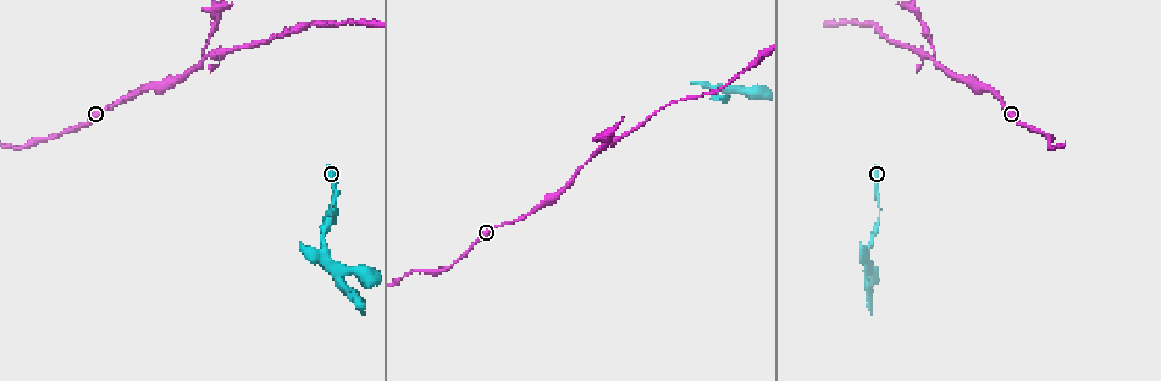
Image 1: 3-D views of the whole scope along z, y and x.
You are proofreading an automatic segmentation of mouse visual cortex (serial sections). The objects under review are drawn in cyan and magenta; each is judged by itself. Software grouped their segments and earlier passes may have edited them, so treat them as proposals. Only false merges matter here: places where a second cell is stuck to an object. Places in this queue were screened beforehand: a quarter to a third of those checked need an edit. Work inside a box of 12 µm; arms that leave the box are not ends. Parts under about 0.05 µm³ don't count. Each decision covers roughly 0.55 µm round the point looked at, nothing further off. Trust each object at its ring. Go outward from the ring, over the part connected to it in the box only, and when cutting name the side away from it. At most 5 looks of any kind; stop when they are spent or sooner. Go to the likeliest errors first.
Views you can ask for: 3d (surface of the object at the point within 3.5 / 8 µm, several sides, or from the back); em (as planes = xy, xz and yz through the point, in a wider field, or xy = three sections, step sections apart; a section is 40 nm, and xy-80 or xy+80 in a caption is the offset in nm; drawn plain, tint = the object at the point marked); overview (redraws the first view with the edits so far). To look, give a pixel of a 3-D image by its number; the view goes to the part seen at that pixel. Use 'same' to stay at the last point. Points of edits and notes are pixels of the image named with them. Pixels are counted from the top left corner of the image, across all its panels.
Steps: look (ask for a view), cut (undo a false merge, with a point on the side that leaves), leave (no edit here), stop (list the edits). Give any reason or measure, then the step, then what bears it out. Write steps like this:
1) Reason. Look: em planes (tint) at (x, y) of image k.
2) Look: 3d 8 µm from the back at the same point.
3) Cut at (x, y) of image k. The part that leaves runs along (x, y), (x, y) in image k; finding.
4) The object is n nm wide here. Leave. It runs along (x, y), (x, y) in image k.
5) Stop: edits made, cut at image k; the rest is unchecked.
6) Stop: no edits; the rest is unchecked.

Three arms meet. Look: 3d 3.5 µm from the back at (594, 153) of image 1.

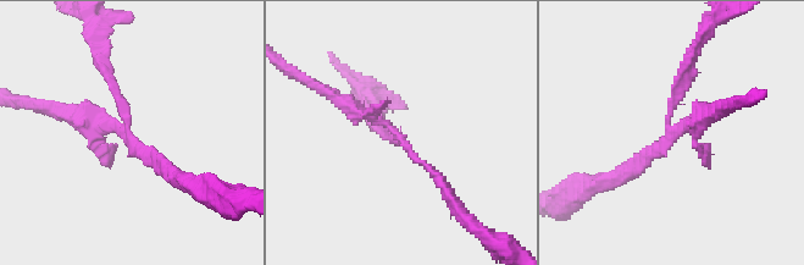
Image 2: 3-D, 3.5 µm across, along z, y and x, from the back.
Shape alone is not enough. Look: em xy step 3 (tint) at (676, 137) of image 2.

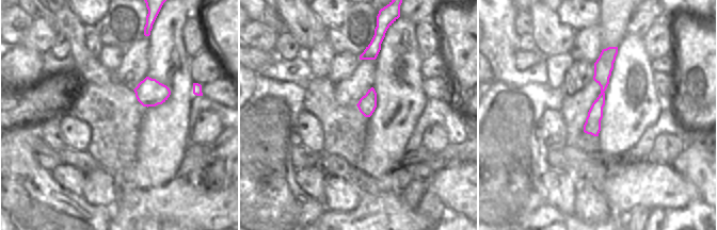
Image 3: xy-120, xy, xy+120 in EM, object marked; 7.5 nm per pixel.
Cut at (682, 86) of image 2. The part that leaves runs along (667, 122), (683, 66), (703, 32) in image 2; a second cell is stuck on.

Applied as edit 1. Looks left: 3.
Redraw. Look: overview.

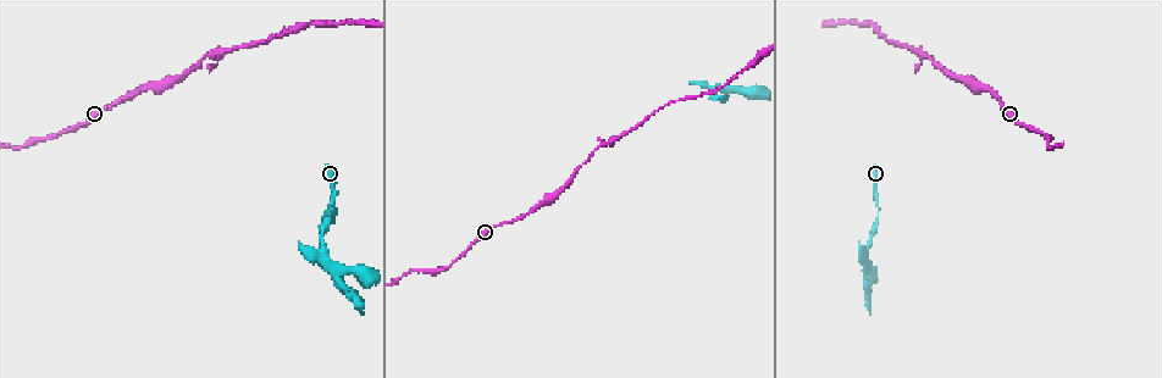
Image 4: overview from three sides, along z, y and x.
A fork. Look: 3d 3.5 µm at (334, 272) of image 4.

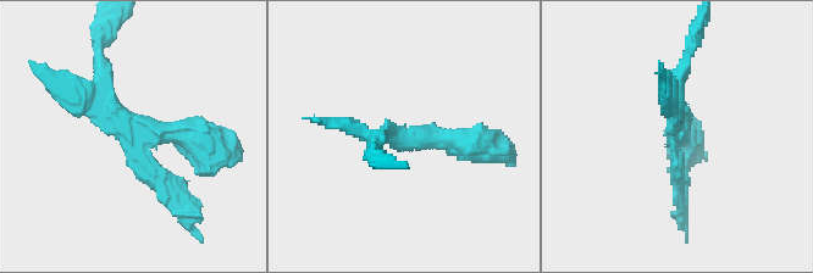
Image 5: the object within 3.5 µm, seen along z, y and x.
Shape alone is not enough. Look: em xy step 5 (tint) at (406, 136) of image 5.

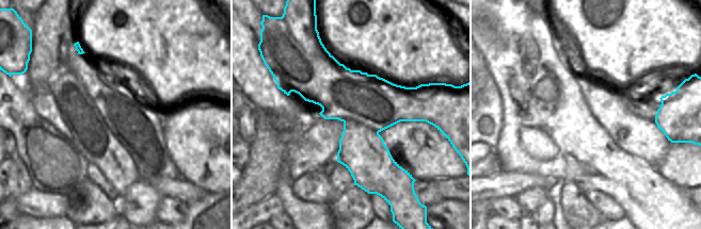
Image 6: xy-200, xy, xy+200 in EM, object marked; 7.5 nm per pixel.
Cut at (57, 96) of image 5. The part that leaves runs along (104, 104), (134, 133), (209, 141) in image 5; a second cell is stuck on.

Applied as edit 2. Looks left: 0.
Stop: edits made, cut at image 2, cut at image 5; the rest is unchecked.

